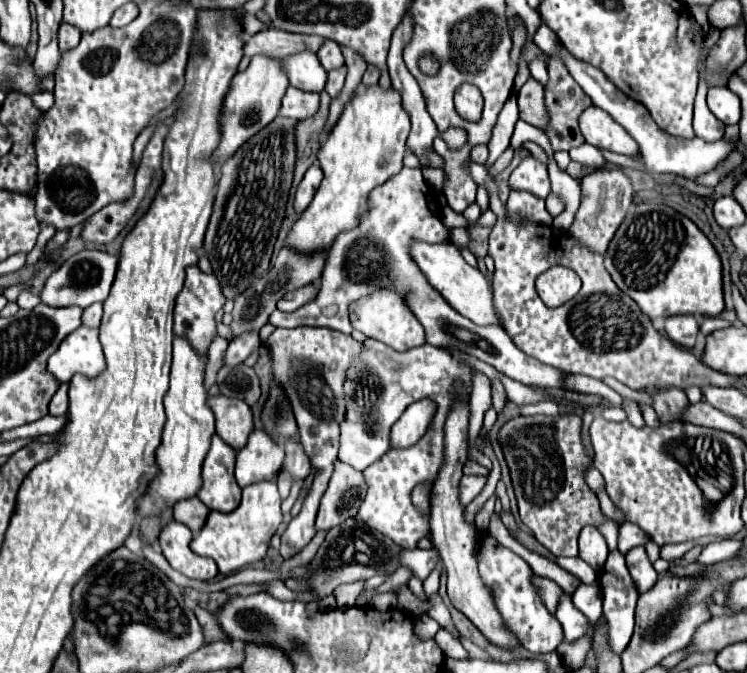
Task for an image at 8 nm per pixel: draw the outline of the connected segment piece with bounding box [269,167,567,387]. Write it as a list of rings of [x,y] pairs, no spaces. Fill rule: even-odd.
[[[403,167],[397,175],[389,177],[383,185],[379,185],[371,191],[369,211],[365,211],[365,215],[361,215],[361,223],[357,227],[353,227],[353,231],[343,231],[341,235],[337,235],[337,243],[333,243],[333,247],[329,249],[327,265],[325,265],[325,271],[323,271],[323,277],[321,277],[319,295],[311,303],[305,303],[303,307],[299,307],[297,311],[291,311],[291,313],[283,313],[283,311],[275,309],[269,317],[269,323],[273,323],[275,327],[289,327],[289,329],[291,327],[301,327],[301,325],[315,325],[315,327],[331,327],[331,329],[337,329],[341,333],[351,333],[353,327],[349,323],[347,307],[353,301],[357,301],[359,297],[365,297],[365,295],[373,293],[381,285],[381,287],[395,289],[397,293],[405,295],[405,303],[409,303],[409,307],[413,309],[413,315],[417,315],[417,321],[423,325],[429,345],[459,349],[467,355],[473,355],[473,357],[493,365],[497,371],[501,371],[507,377],[511,377],[515,381],[521,381],[529,387],[565,387],[563,379],[567,375],[563,371],[557,371],[555,367],[539,363],[537,359],[521,353],[515,347],[515,343],[511,341],[511,337],[501,327],[495,327],[495,325],[493,327],[479,327],[473,321],[461,317],[441,297],[441,293],[435,287],[431,287],[431,283],[425,279],[425,275],[421,275],[417,263],[413,263],[413,257],[409,255],[409,247],[415,241],[425,241],[425,243],[445,243],[445,241],[449,241],[449,229],[441,223],[441,217],[437,217],[437,215],[439,215],[439,209],[437,209],[435,191],[429,187],[427,181],[423,181],[421,169]]]

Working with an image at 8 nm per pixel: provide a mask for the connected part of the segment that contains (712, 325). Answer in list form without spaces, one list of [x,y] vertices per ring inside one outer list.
[[[705,317],[703,323],[701,323],[701,333],[703,333],[703,335],[709,335],[709,333],[713,333],[713,331],[717,331],[717,329],[725,329],[725,327],[729,327],[729,325],[731,325],[731,323],[725,321],[725,319],[721,319],[721,317]]]

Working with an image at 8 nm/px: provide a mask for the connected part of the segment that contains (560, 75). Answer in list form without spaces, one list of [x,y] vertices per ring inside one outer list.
[[[557,55],[549,57],[547,73],[549,73],[549,81],[545,85],[545,107],[549,113],[549,123],[545,125],[543,131],[549,137],[553,151],[569,151],[569,149],[585,143],[585,139],[579,131],[579,115],[593,103],[591,103],[589,95],[585,95],[585,91],[575,83],[575,79],[569,75],[565,63],[561,63],[561,59],[557,59]]]

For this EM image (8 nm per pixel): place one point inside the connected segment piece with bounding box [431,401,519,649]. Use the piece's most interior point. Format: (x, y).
(453, 537)

